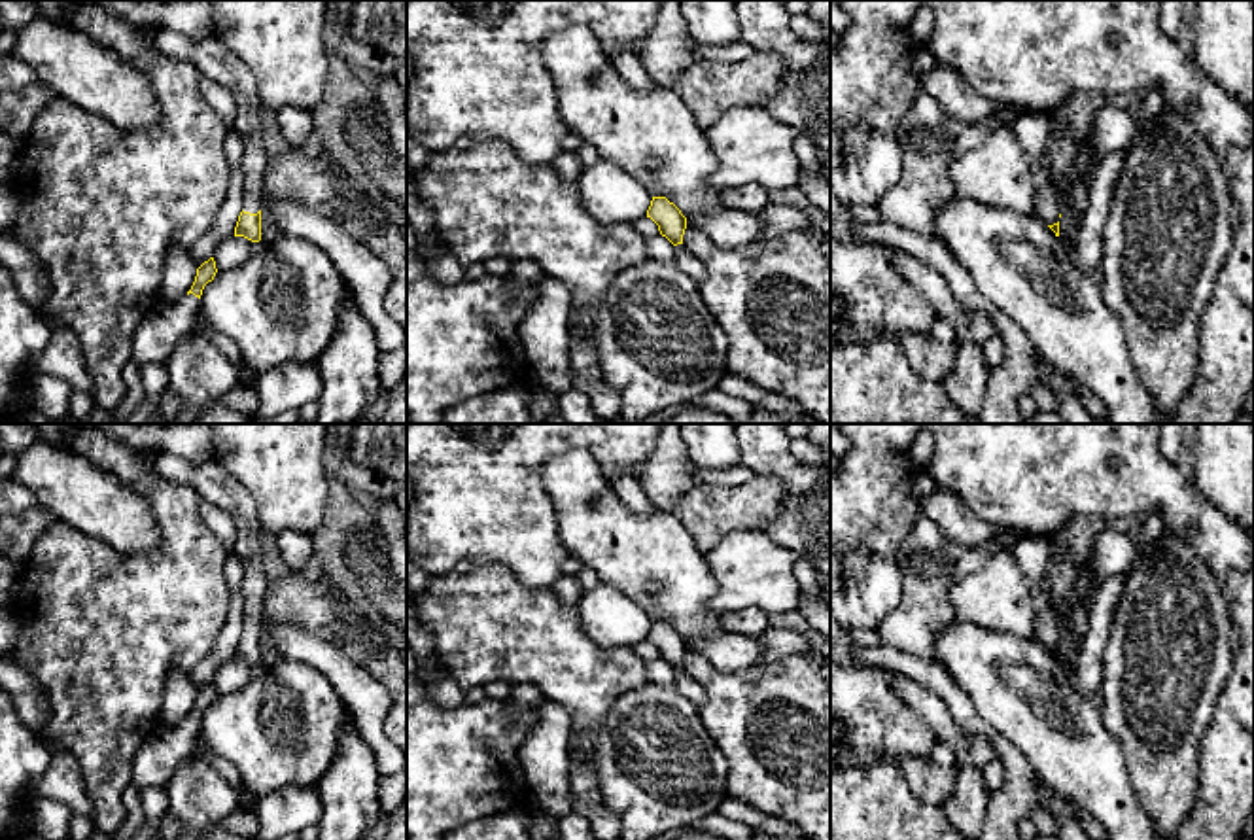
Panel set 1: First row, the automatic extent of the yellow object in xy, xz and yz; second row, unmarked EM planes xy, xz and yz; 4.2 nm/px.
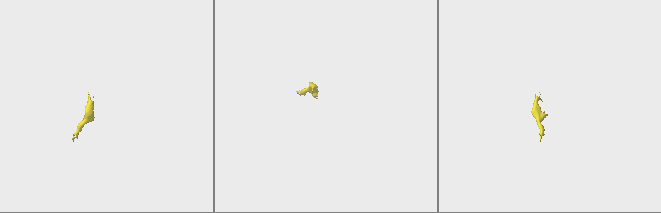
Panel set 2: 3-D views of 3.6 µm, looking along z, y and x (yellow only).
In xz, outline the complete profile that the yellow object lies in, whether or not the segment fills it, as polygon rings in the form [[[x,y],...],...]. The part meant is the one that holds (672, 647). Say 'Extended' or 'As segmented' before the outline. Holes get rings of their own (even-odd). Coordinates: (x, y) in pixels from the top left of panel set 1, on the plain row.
As segmented. [[[653,621],[647,641],[658,649],[660,658],[666,660],[673,670],[683,668],[687,641],[666,621]]]

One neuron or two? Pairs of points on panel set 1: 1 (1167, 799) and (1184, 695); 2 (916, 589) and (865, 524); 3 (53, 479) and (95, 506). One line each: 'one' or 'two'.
1: one
2: two
3: one

